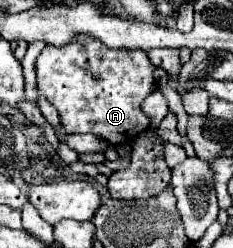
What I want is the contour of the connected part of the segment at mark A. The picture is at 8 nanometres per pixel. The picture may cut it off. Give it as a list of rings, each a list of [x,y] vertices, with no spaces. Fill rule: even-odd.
[[[74,39],[74,43],[64,47],[46,45],[46,49],[36,59],[38,89],[58,109],[66,133],[94,133],[104,137],[110,145],[128,145],[136,139],[136,135],[150,127],[150,117],[142,111],[142,101],[158,87],[154,69],[156,67],[150,63],[144,51],[108,49],[106,45],[98,43],[98,39]]]

